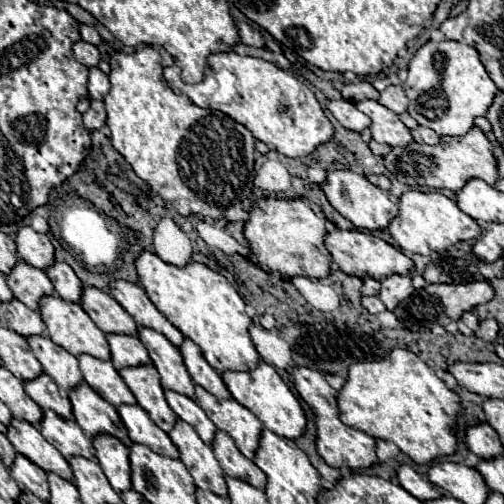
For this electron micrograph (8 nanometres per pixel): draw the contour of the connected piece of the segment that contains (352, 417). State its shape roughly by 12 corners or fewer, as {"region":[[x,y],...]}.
{"region":[[412,351],[354,363],[340,421],[418,465],[456,449],[460,397]]}

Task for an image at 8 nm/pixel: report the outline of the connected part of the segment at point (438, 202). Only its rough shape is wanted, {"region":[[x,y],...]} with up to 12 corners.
{"region":[[406,191],[388,231],[428,255],[476,239],[478,223],[442,193]]}

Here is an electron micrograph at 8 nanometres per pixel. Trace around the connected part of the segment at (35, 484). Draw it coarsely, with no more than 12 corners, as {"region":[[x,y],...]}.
{"region":[[16,455],[12,479],[48,501],[46,471],[28,457]]}

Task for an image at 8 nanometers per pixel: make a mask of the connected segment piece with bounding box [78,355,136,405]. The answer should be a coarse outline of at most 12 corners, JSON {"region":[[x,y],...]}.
{"region":[[80,355],[84,381],[112,405],[134,405],[112,361]]}

